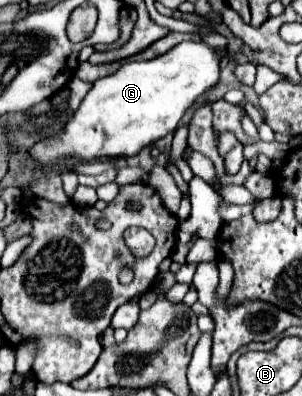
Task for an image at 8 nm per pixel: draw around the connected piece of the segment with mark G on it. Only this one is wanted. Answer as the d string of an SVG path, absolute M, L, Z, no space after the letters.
M180 42L176 48L168 50L166 54L144 60L144 62L126 62L116 70L114 74L100 78L94 82L94 88L86 94L80 108L70 116L64 130L56 136L50 136L46 140L40 140L36 146L32 146L30 156L38 160L40 164L54 166L62 158L74 158L74 160L94 160L100 156L136 156L142 148L146 148L167 134L174 134L176 126L180 124L186 110L196 102L198 96L202 96L206 90L216 86L220 80L220 56L216 48L208 46L206 42Z

